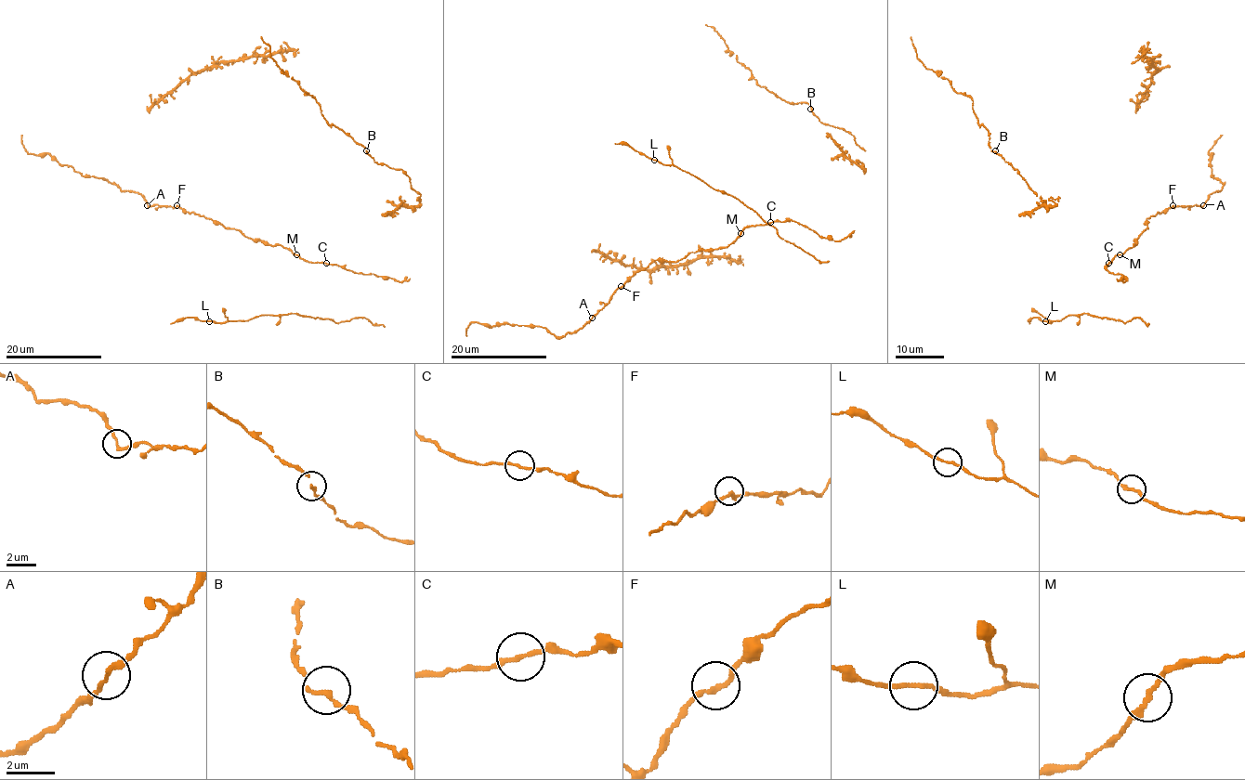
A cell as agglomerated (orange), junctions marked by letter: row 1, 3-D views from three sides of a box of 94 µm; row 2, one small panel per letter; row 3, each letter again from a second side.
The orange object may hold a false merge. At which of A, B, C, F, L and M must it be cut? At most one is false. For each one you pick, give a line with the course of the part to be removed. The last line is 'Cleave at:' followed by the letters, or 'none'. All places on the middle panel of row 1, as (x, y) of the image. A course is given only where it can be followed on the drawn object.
Cleave at: none

